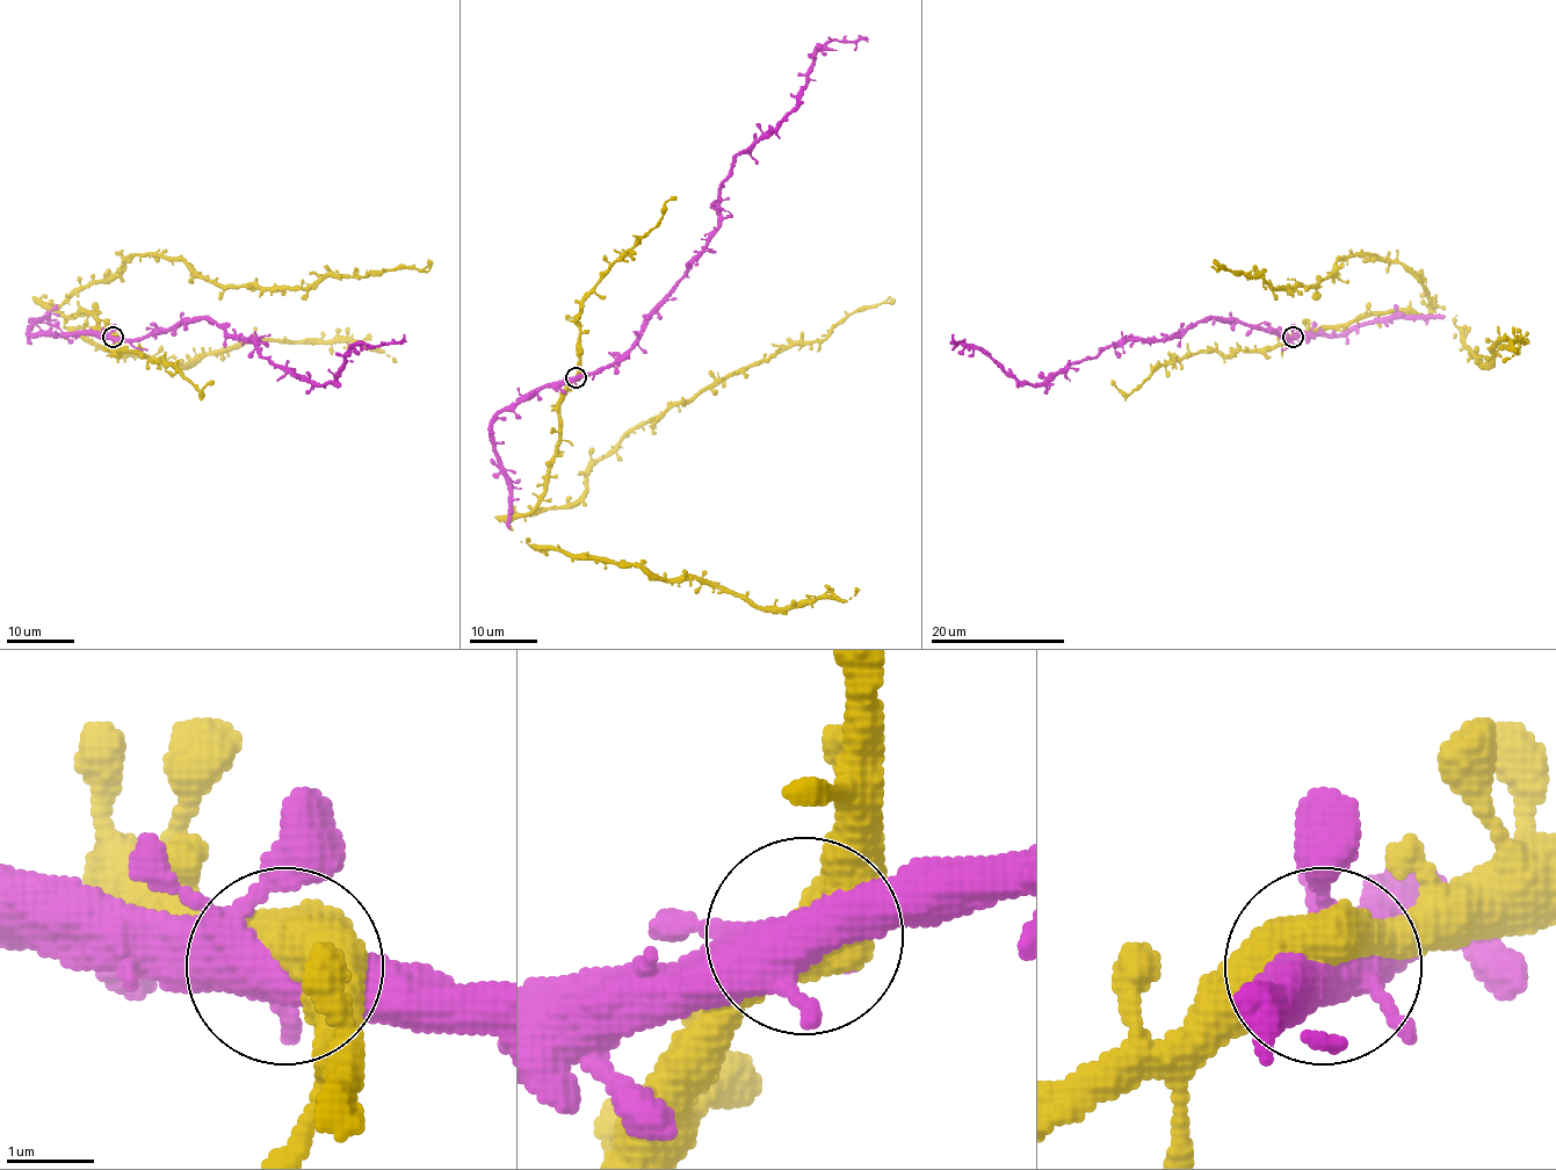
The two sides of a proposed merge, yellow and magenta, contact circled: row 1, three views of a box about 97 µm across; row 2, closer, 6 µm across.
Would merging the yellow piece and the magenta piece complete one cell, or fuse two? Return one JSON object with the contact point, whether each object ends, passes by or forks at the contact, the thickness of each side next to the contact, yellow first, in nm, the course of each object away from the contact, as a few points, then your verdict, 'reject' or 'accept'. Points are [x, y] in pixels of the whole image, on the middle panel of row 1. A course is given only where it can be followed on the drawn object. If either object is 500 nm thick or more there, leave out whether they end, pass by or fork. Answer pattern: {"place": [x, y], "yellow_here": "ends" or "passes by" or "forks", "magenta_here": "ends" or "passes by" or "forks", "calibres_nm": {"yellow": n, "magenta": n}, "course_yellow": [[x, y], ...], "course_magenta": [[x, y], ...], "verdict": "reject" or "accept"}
{"place": [576, 377], "calibres_nm": {"yellow": 550, "magenta": 440}, "course_yellow": [[574, 377], [559, 406], [547, 492], [521, 513], [570, 507], [586, 474], [630, 431], [892, 298]], "course_magenta": [[574, 377], [631, 346], [717, 226], [717, 187], [732, 160], [796, 103], [817, 53], [866, 38]], "verdict": "accept"}

